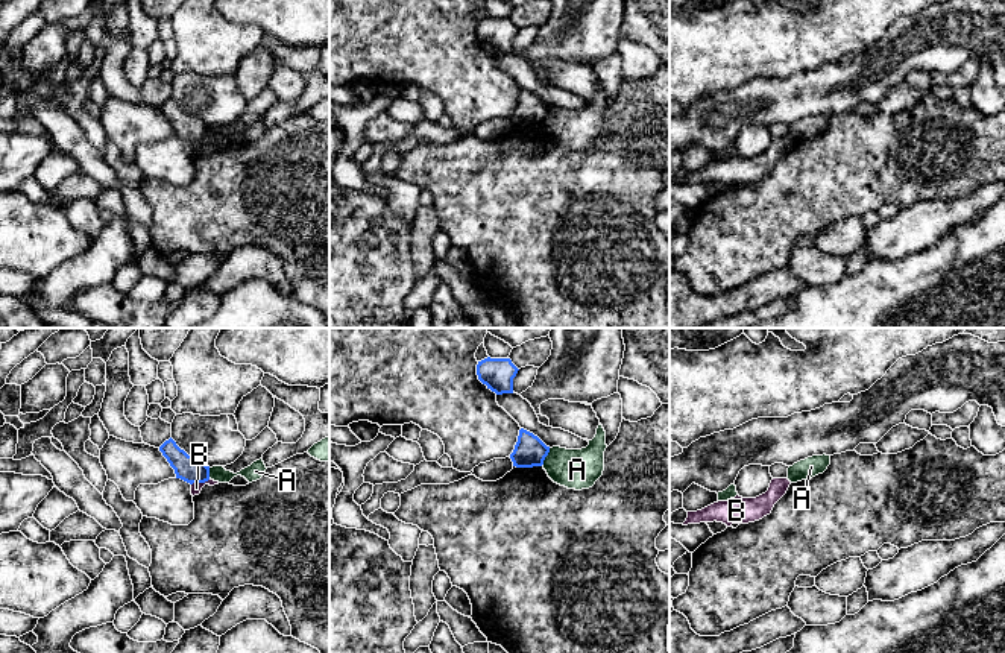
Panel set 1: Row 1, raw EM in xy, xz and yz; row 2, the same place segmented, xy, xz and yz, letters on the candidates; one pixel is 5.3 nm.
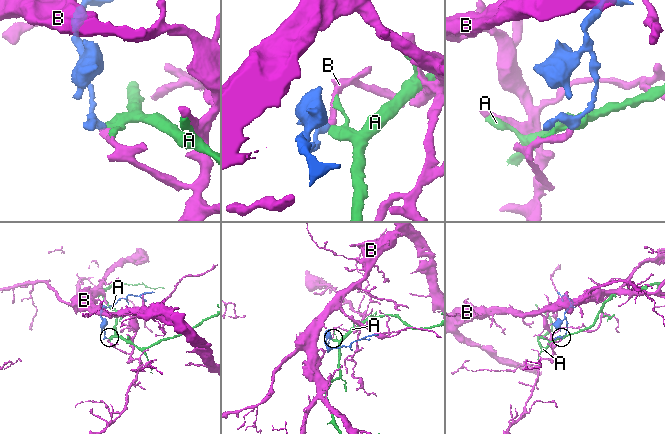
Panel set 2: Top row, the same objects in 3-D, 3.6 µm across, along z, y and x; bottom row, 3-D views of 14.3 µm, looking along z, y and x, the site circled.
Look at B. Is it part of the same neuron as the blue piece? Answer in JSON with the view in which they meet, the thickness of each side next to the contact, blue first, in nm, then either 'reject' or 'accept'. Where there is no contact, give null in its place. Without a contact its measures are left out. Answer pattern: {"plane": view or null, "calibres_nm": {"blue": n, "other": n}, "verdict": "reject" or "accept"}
{"plane": "xy", "calibres_nm": {"blue": 140, "other": 60}, "verdict": "reject"}

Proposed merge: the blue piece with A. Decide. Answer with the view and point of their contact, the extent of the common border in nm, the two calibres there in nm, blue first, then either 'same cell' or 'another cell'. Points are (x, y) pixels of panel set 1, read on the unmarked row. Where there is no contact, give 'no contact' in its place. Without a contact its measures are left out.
contact xz (545, 116); length 110 nm; calibres 160 and 220 nm; another cell

